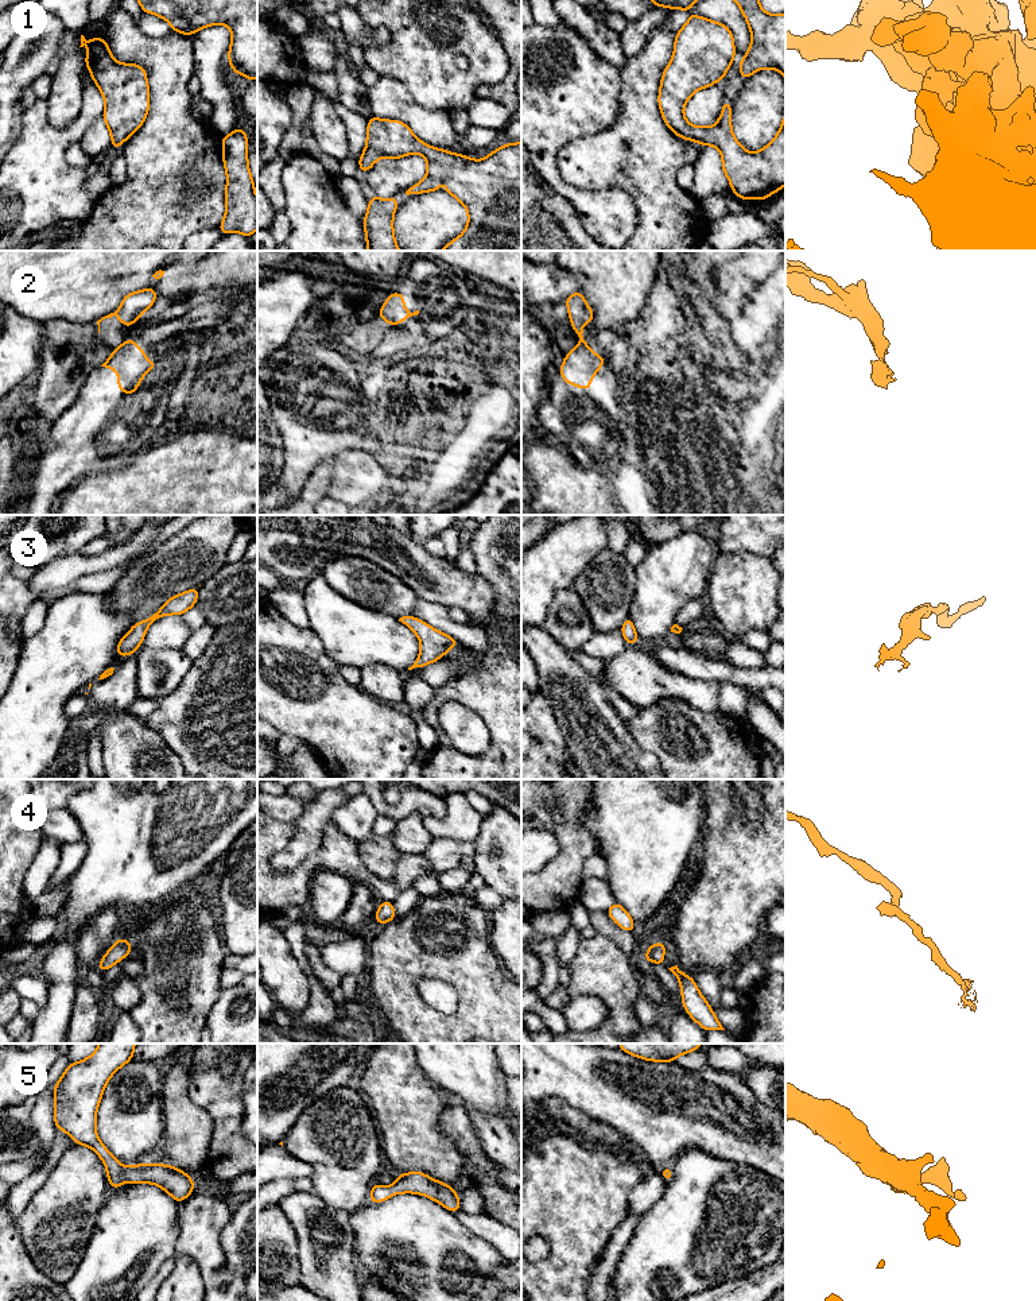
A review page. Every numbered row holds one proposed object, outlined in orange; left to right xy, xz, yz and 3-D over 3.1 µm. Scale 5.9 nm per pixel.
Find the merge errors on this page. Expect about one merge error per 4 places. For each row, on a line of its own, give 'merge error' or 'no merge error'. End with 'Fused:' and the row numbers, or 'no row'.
1: no merge error
2: merge error
3: no merge error
4: no merge error
5: no merge error
Fused: 2

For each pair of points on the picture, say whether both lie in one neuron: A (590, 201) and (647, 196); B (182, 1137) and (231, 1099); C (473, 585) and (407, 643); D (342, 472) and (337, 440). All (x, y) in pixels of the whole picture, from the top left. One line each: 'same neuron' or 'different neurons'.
A: different neurons
B: different neurons
C: different neurons
D: different neurons

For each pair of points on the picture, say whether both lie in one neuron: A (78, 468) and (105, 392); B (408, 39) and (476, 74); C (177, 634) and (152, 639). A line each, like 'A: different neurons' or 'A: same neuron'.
A: same neuron
B: same neuron
C: same neuron

